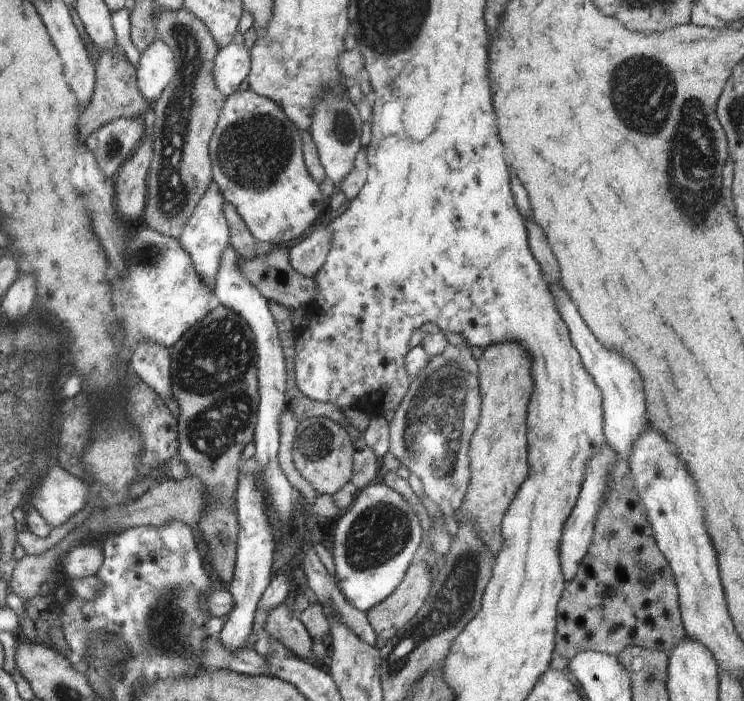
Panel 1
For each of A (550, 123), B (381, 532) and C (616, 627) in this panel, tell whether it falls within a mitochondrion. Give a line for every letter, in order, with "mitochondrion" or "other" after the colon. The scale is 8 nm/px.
A: other
B: mitochondrion
C: other

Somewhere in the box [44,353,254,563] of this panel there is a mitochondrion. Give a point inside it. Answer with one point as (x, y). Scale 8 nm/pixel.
(72, 414)

